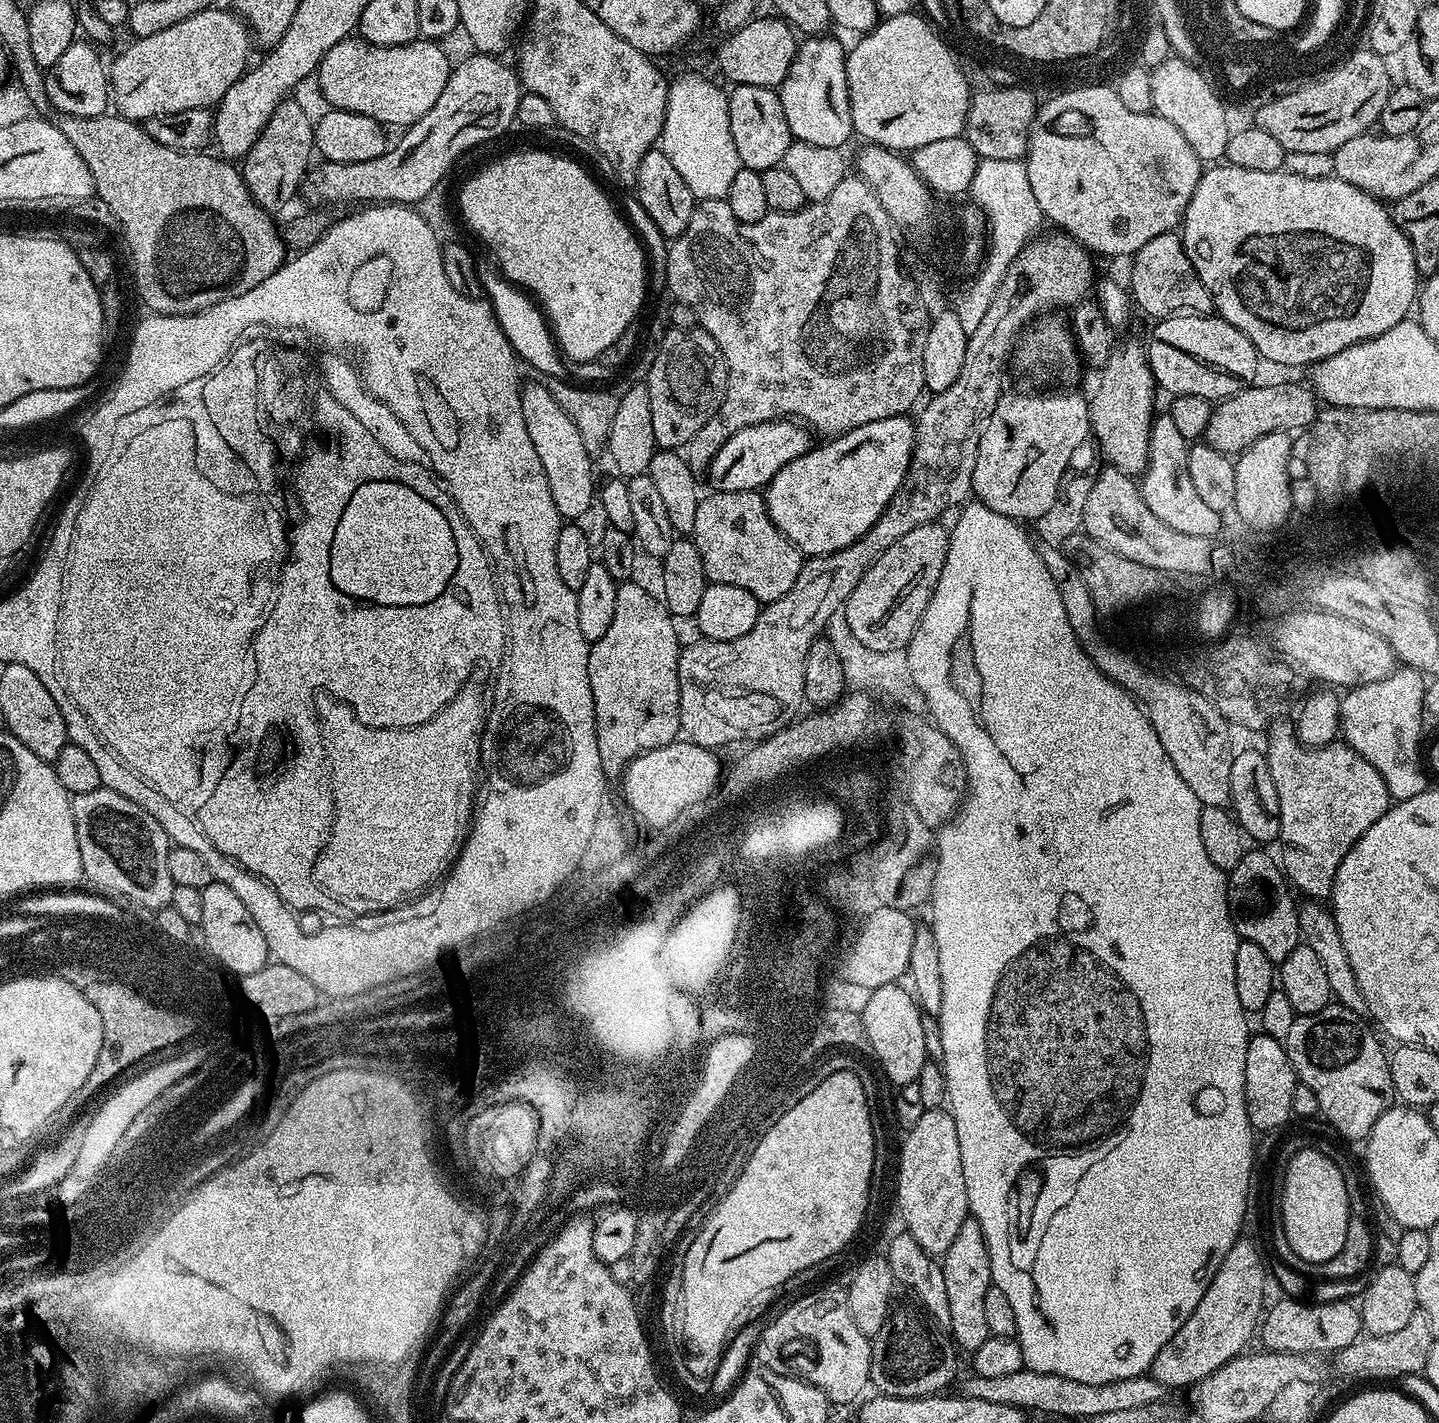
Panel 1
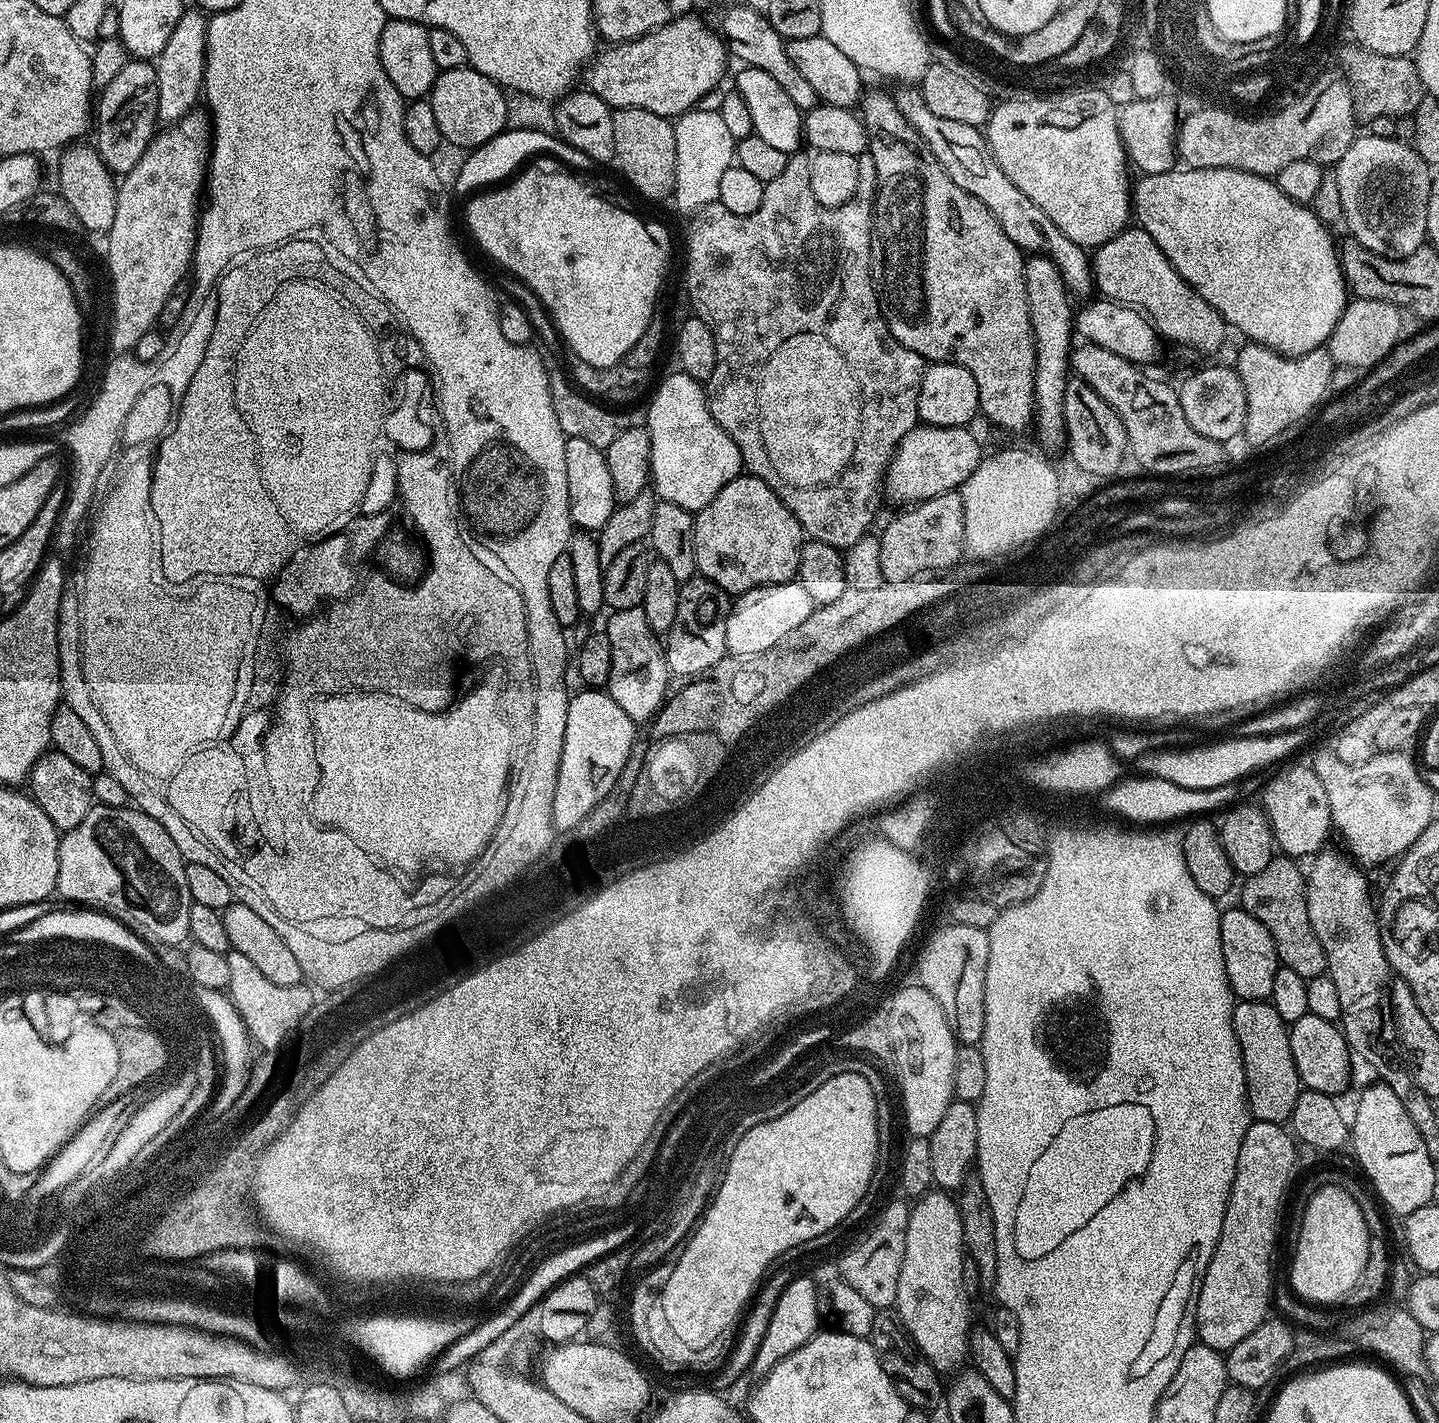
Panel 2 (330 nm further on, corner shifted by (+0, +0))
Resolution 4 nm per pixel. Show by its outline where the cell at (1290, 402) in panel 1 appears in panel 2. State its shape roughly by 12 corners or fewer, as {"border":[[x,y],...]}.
{"border":[[1353,299],[1326,345],[1333,365],[1375,368],[1401,343],[1396,304]]}

